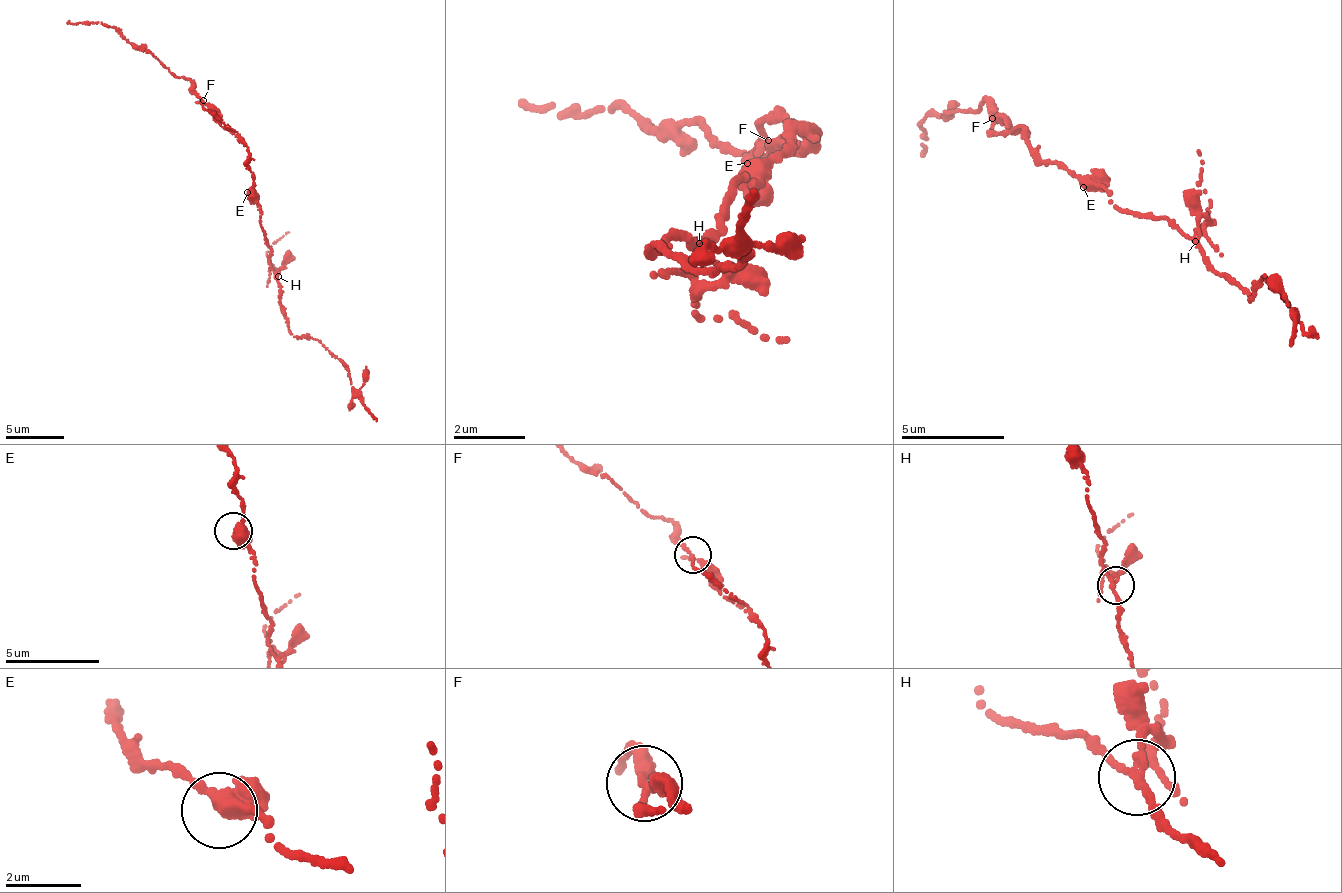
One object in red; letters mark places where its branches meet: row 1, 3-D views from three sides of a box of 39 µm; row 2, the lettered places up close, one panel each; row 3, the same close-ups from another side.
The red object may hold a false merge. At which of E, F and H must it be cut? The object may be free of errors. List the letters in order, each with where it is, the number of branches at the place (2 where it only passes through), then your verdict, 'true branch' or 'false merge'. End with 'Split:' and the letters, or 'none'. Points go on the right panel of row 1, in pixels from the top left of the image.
E: (1083, 187) | 3 | true branch
F: (992, 118) | 3 | true branch
H: (1195, 241) | 3 | true branch
Split: none

